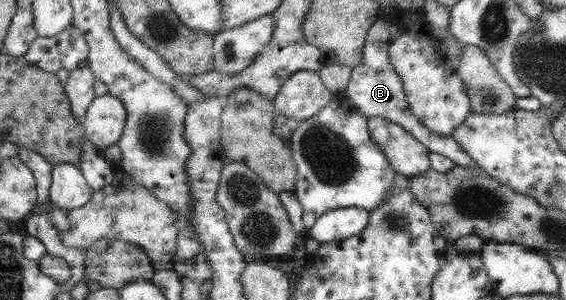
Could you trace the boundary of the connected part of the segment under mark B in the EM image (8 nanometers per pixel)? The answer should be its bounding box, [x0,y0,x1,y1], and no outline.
[345,42,479,168]

